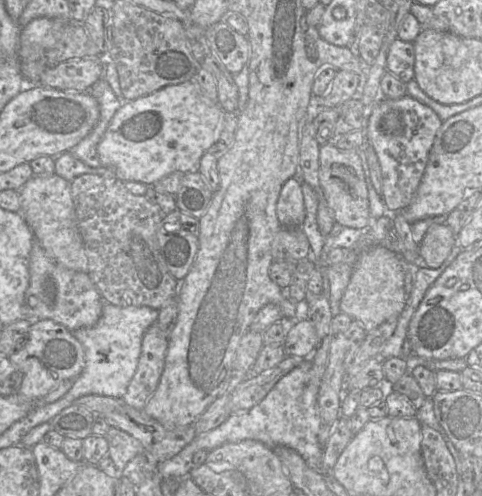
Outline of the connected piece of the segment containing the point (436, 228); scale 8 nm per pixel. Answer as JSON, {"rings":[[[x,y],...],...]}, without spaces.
{"rings":[[[447,224],[431,225],[419,244],[422,264],[432,269],[439,268],[456,244],[457,235]]]}

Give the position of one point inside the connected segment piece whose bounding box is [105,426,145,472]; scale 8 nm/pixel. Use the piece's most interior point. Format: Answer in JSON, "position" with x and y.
{"position":[122,447]}

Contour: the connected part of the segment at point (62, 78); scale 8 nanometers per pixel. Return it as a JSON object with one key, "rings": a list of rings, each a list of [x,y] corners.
{"rings":[[[96,58],[72,59],[47,68],[38,85],[64,91],[88,92],[103,77],[103,64]]]}

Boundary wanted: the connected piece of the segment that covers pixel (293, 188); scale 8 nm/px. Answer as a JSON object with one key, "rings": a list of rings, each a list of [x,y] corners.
{"rings":[[[293,176],[288,179],[280,191],[277,201],[277,218],[284,228],[300,228],[306,217],[302,179]]]}

